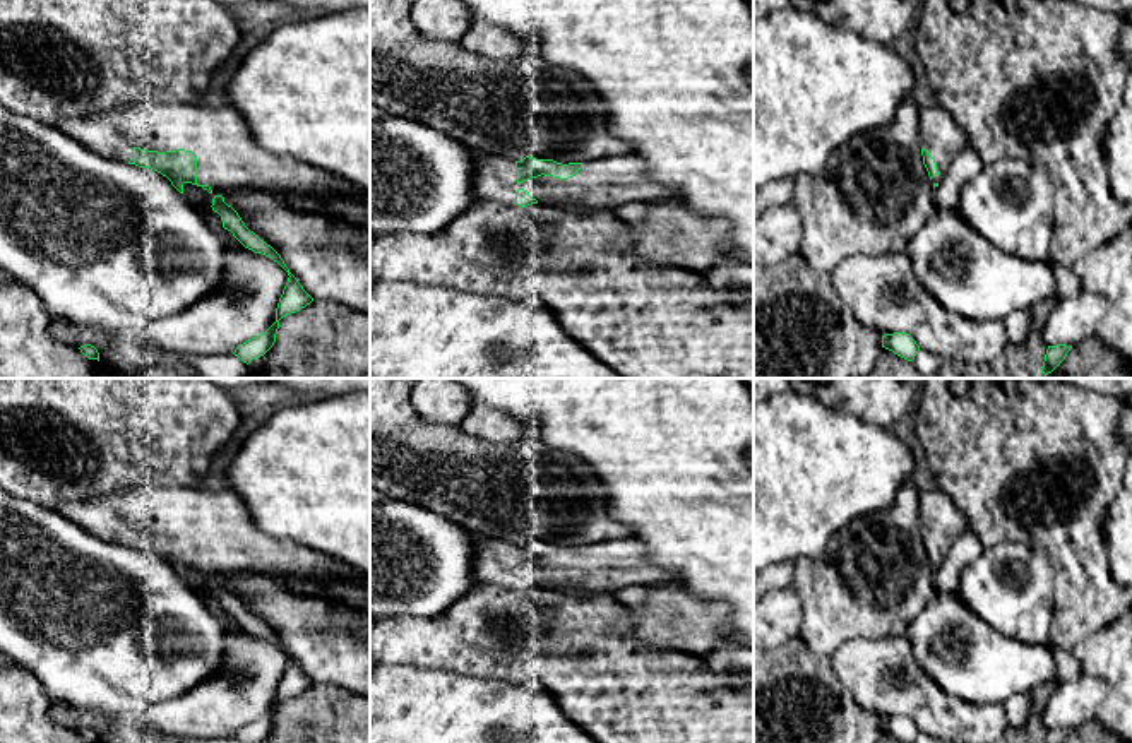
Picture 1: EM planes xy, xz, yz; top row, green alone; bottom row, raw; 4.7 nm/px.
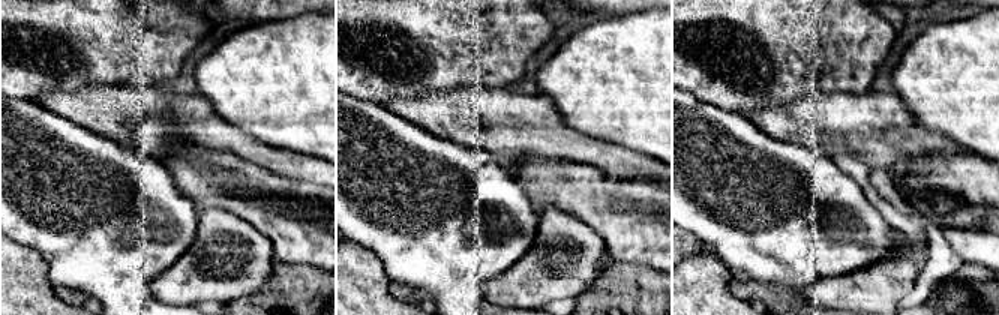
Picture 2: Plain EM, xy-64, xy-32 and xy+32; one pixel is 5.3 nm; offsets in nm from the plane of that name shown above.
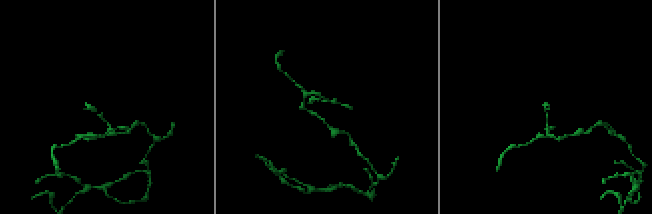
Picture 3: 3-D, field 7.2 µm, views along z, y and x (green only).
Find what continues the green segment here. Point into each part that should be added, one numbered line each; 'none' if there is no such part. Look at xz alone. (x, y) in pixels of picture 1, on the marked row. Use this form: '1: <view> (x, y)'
1: xz (605, 184)

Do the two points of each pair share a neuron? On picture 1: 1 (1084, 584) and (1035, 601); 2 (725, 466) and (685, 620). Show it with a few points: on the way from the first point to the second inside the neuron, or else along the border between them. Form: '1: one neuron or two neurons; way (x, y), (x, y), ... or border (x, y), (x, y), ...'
1: two neurons; border (1045, 555), (1054, 570), (1050, 634)
2: two neurons; border (675, 579), (694, 594), (723, 601), (730, 610)

